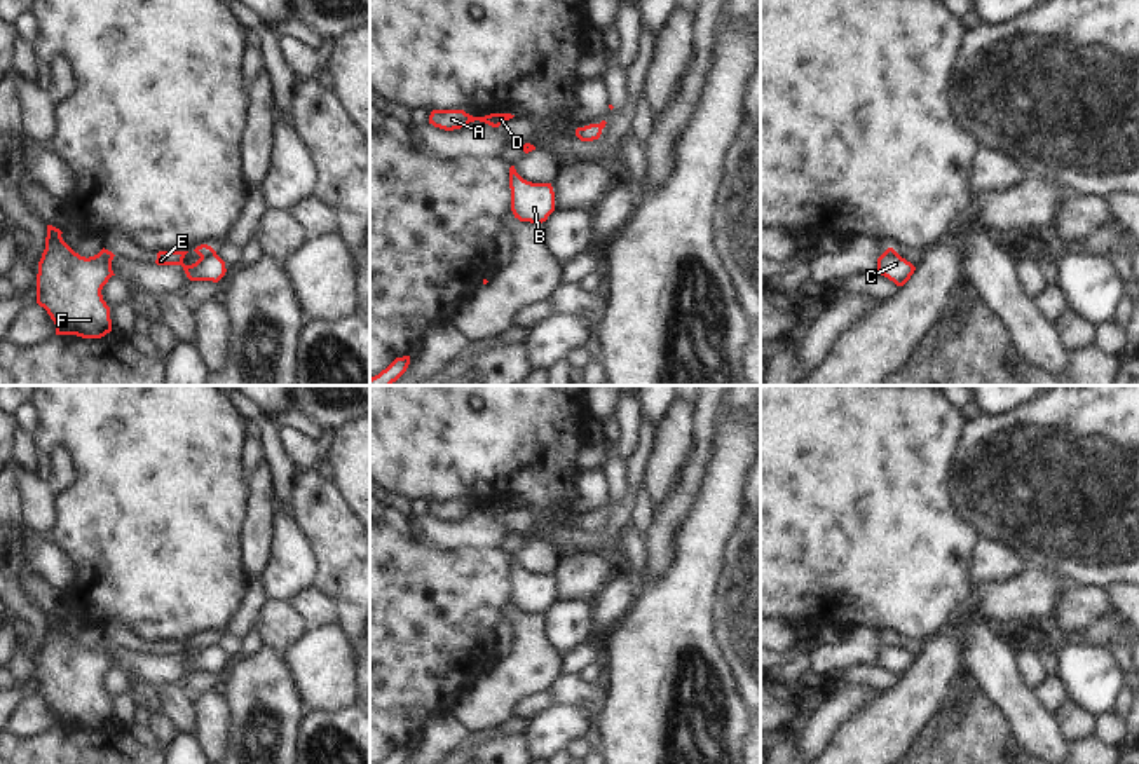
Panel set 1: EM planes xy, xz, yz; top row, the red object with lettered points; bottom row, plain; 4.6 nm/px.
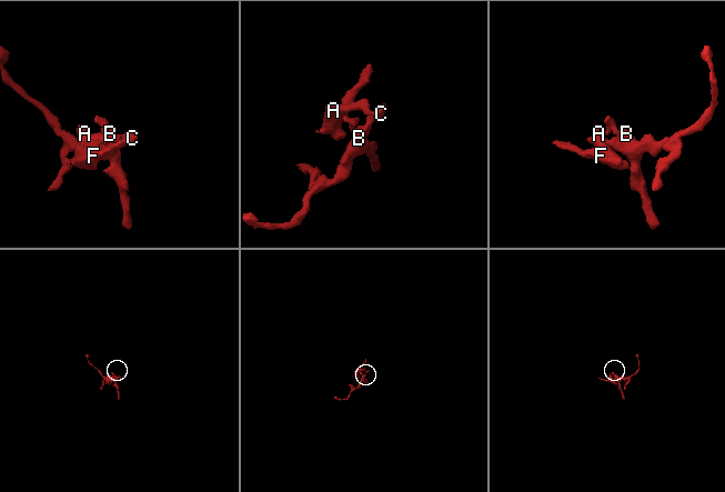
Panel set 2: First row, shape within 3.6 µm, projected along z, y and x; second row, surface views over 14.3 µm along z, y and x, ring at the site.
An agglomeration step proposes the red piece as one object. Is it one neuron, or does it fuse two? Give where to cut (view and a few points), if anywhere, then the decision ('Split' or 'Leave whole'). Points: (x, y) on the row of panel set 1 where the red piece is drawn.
Split along xy (182, 260), (178, 264). Split

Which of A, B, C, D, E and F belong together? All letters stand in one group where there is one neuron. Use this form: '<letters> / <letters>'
A D E F / B C

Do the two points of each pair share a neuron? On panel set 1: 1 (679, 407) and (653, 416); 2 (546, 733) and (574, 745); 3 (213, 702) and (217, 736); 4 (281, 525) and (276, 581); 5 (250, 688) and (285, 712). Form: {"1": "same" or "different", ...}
{"1": "different", "2": "different", "3": "same", "4": "same", "5": "same"}

